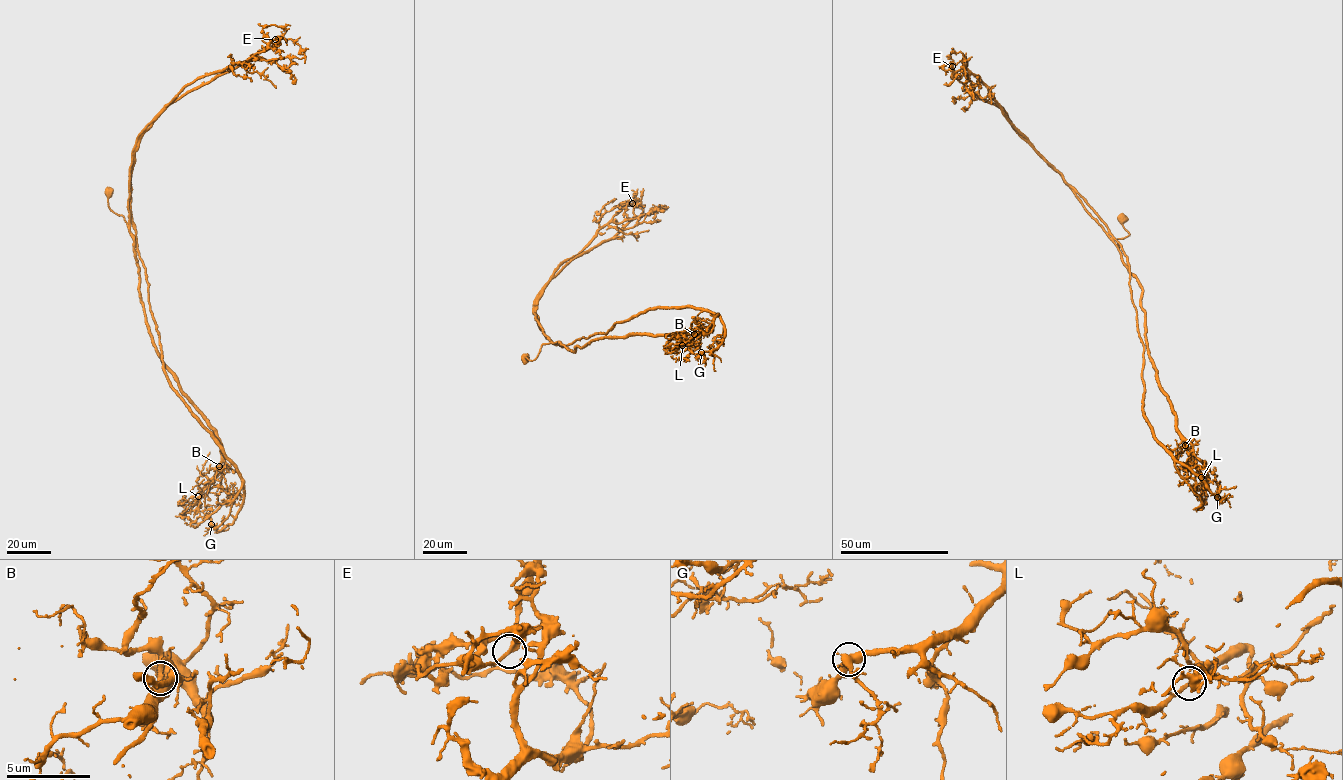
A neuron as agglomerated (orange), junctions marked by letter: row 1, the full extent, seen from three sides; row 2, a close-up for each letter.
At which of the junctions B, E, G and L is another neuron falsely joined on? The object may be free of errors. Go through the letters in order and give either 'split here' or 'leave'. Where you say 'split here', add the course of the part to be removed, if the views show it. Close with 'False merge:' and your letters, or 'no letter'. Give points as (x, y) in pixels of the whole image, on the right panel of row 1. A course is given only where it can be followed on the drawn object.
B: leave
E: split here; foreign part runs (952, 66), (978, 76), (1120, 245), (1143, 345), (1143, 408), (1152, 436), (1231, 507)
G: leave
L: leave
False merge: E

